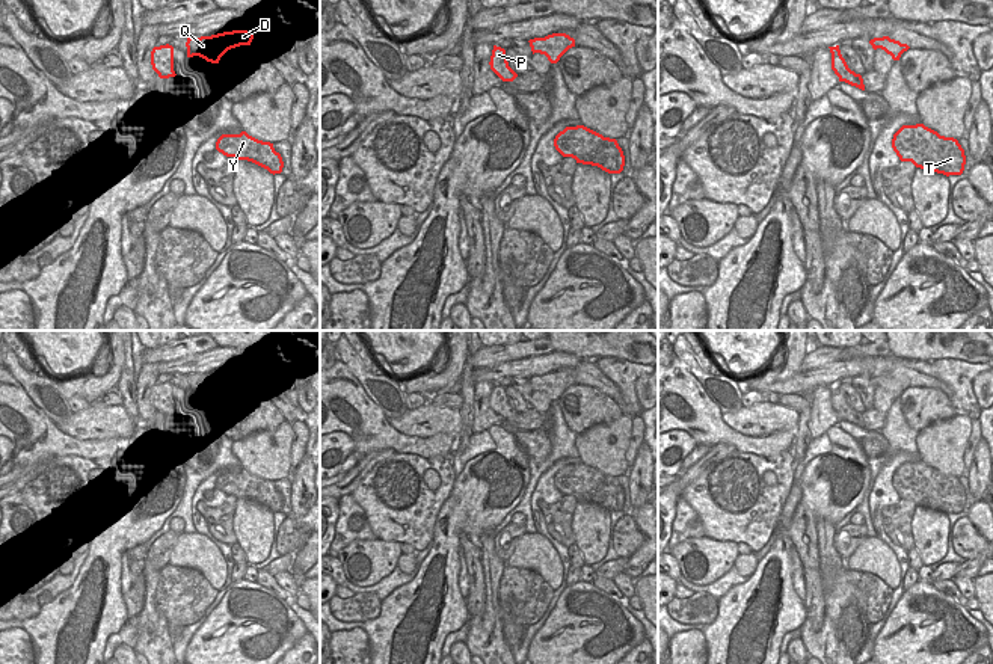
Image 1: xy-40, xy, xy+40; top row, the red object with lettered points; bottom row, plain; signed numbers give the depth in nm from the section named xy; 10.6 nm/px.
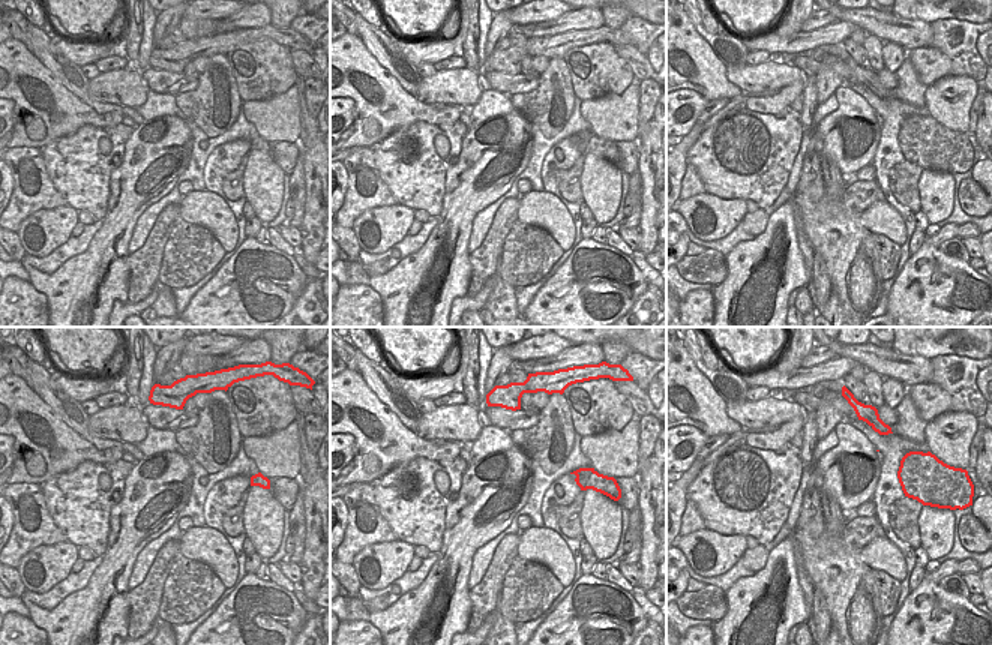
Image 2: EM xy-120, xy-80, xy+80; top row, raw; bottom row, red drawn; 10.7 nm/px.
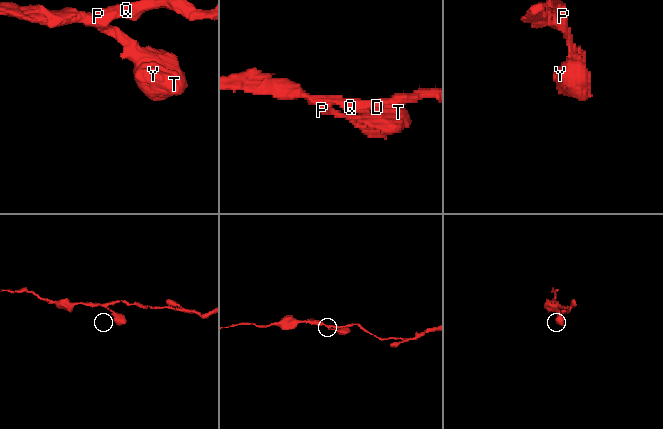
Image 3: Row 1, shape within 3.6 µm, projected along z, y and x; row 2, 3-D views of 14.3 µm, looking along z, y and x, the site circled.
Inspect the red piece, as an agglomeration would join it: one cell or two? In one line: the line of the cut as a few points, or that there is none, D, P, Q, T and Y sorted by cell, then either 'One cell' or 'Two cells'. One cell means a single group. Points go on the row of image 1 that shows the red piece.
No split. Groups: D P Q T Y. One cell.

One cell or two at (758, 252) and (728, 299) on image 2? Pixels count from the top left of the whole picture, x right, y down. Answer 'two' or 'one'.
one

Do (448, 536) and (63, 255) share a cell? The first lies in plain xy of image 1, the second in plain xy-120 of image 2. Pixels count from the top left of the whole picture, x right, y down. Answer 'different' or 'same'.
different

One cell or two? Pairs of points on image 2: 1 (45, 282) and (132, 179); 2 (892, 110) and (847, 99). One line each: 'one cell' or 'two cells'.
1: one cell
2: two cells

